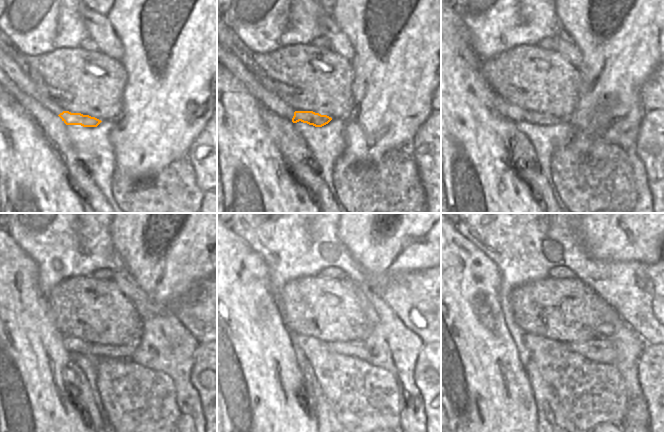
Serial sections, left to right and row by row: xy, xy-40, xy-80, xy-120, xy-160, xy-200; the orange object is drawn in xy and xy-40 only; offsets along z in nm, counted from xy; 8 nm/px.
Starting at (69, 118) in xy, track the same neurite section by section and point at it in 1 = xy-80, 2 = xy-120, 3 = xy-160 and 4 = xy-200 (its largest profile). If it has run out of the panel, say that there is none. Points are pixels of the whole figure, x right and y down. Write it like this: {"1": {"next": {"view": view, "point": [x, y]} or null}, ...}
{"1": {"next": {"view": "xy-80", "point": [543, 119]}}, "2": {"next": {"view": "xy-120", "point": [126, 350]}}, "3": {"next": {"view": "xy-160", "point": [359, 349]}}, "4": {"next": {"view": "xy-200", "point": [597, 350]}}}

